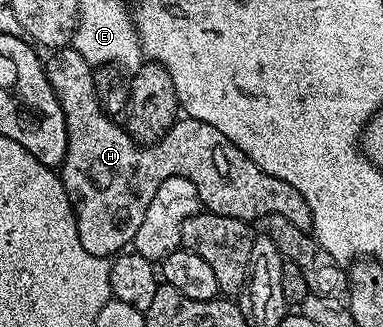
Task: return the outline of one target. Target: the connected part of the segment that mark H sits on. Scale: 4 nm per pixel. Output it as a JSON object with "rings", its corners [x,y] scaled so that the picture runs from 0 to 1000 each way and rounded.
{"rings":[[[151,147],[133,165],[141,168],[115,190],[120,229],[131,266],[151,278],[157,330],[172,370],[172,474],[157,511],[157,541],[198,661],[204,740],[219,746],[219,771],[240,771],[245,789],[269,795],[321,774],[347,743],[355,697],[366,697],[376,648],[386,648],[386,624],[397,624],[397,599],[407,599],[407,575],[418,575],[428,550],[462,541],[501,554],[517,609],[546,651],[606,661],[648,682],[661,682],[663,667],[692,670],[708,654],[728,654],[762,673],[773,697],[794,706],[812,700],[815,648],[804,636],[804,612],[794,612],[794,599],[783,599],[752,550],[700,538],[689,514],[648,489],[648,477],[637,477],[637,465],[627,465],[627,453],[616,453],[585,404],[554,391],[554,379],[533,379],[533,367],[475,355],[415,434],[363,443],[311,376],[308,385],[298,376],[305,370],[290,352],[261,330],[261,306],[251,306],[245,214],[230,187],[191,147]]]}

